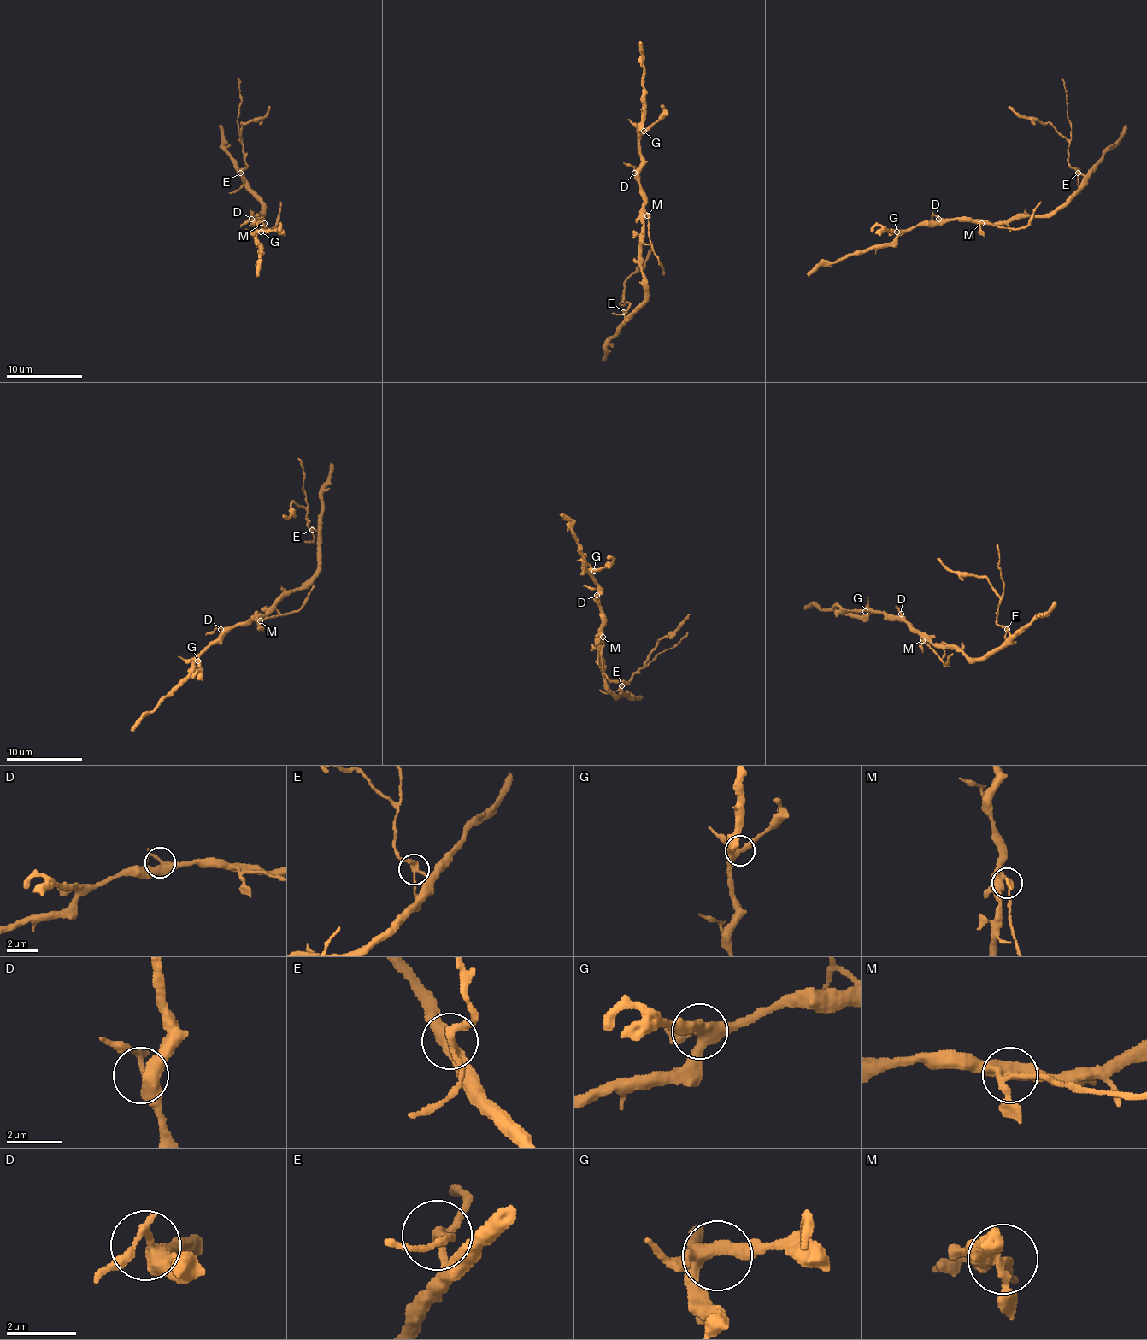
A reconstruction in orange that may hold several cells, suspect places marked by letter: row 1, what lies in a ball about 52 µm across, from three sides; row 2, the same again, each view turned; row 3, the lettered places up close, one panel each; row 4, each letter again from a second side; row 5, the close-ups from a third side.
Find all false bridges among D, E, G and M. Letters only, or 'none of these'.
E, M

